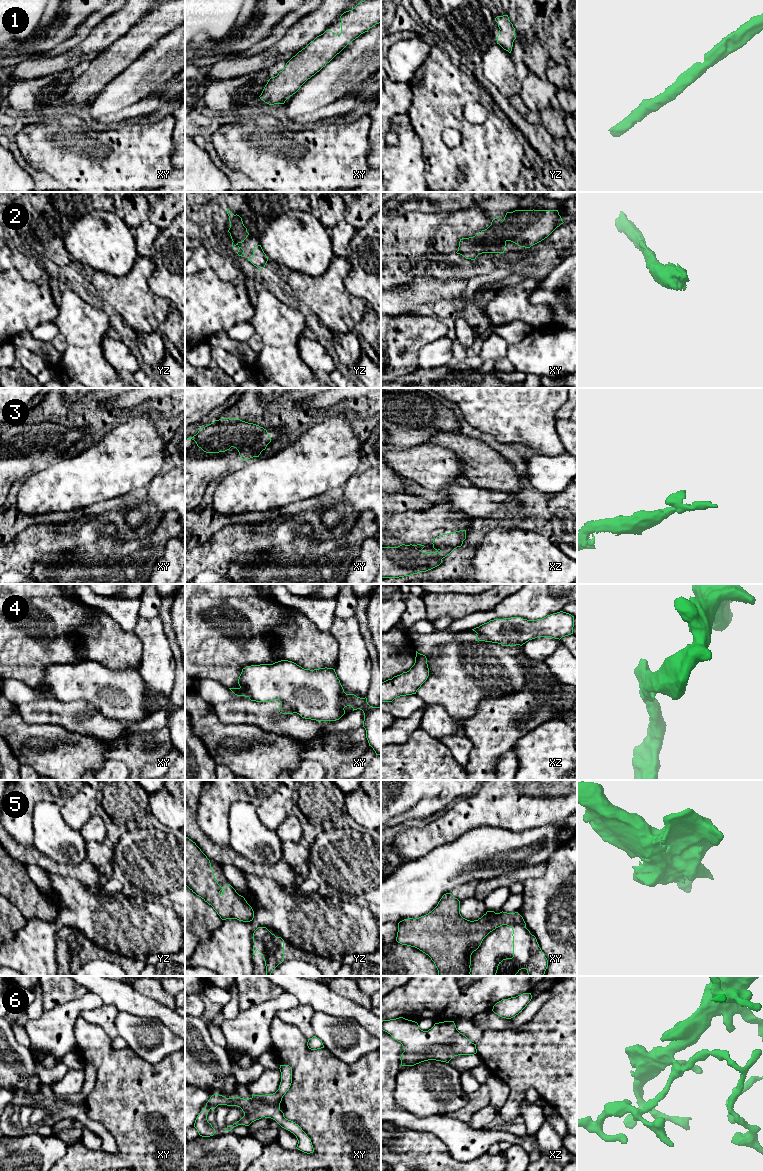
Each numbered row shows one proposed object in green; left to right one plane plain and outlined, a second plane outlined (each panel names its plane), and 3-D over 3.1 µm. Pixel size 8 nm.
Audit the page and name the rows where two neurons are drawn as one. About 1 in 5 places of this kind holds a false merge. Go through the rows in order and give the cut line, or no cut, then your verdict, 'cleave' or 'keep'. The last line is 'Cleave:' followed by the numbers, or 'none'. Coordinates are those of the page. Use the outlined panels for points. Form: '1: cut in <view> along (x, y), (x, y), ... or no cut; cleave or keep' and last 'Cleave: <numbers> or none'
1: no cut; keep
2: no cut; keep
3: no cut; keep
4: cut in xy along (281, 701), (291, 705), (296, 712); cleave
5: cut in yz along (268, 931), (265, 937), (265, 960), (267, 962); cleave
6: no cut; keep
Cleave: 4, 5

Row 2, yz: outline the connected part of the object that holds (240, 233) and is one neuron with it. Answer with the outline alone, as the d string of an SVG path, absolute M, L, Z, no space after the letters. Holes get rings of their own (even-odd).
M227 209L227 214L229 216L230 228L228 232L230 233L232 239L232 247L244 242L249 233L247 228L244 226L242 218L239 215L234 215L229 209Z

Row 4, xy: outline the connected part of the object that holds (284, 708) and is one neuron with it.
M281 702L279 705L279 712L282 714L293 714L296 713L296 710L294 707L290 706L289 704Z

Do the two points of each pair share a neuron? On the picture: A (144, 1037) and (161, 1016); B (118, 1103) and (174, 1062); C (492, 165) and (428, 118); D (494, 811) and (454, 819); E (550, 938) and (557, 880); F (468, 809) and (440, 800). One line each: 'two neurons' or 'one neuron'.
A: two neurons
B: one neuron
C: one neuron
D: one neuron
E: one neuron
F: two neurons

